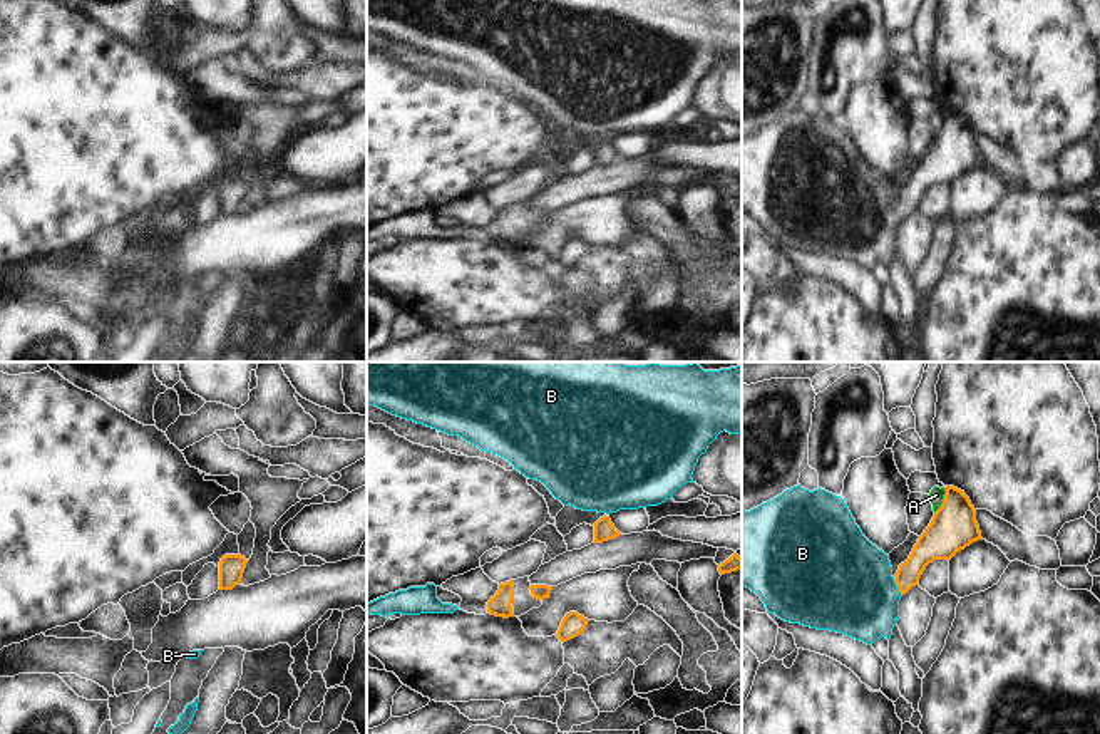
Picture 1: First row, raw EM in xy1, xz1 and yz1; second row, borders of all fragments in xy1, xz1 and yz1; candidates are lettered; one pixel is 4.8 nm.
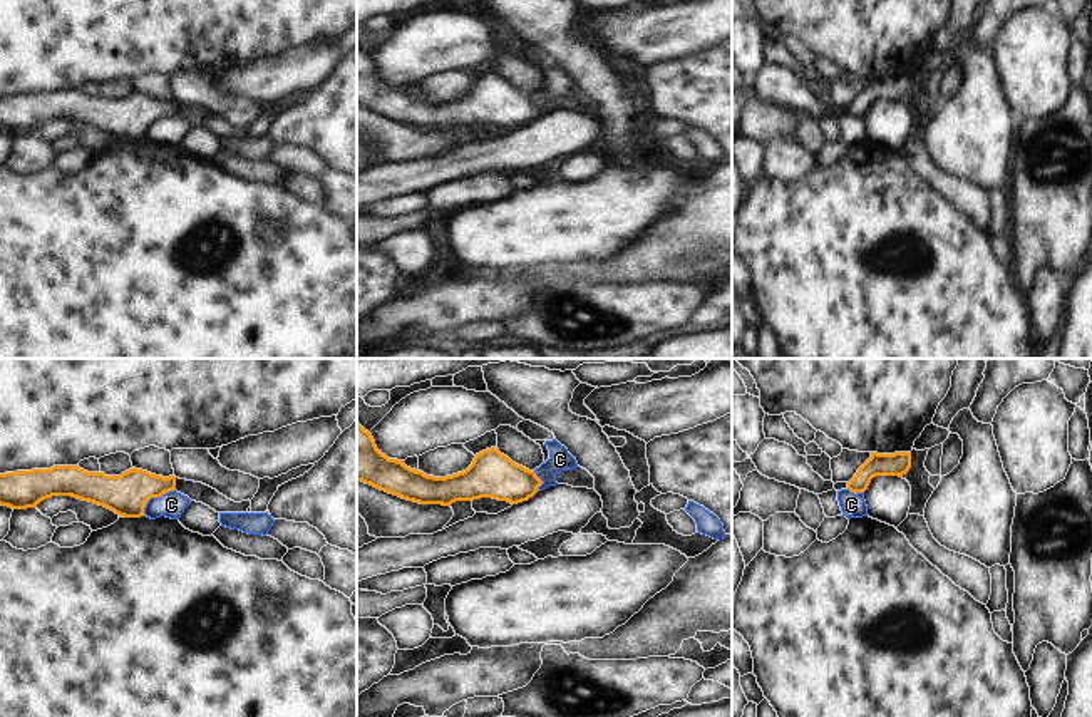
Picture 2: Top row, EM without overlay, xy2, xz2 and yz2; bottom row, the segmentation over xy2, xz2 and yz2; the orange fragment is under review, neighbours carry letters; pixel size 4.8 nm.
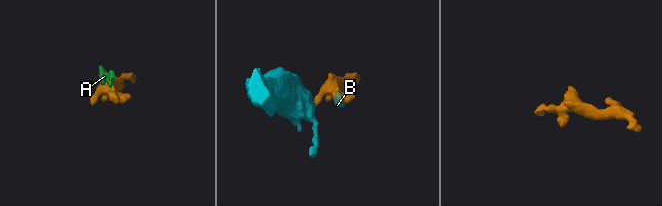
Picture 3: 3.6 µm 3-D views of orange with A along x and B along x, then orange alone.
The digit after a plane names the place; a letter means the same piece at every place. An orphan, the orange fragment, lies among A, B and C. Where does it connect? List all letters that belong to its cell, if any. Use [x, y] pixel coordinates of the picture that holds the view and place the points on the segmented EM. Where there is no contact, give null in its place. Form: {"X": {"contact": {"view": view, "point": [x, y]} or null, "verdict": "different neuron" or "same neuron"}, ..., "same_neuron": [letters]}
{"A": {"contact": {"view": "yz1", "point": [943, 501]}, "verdict": "different neuron"}, "B": {"contact": {"view": "yz1", "point": [898, 587]}, "verdict": "same neuron"}, "C": {"contact": {"view": "xy2", "point": [154, 496]}, "verdict": "different neuron"}, "same_neuron": ["B"]}

